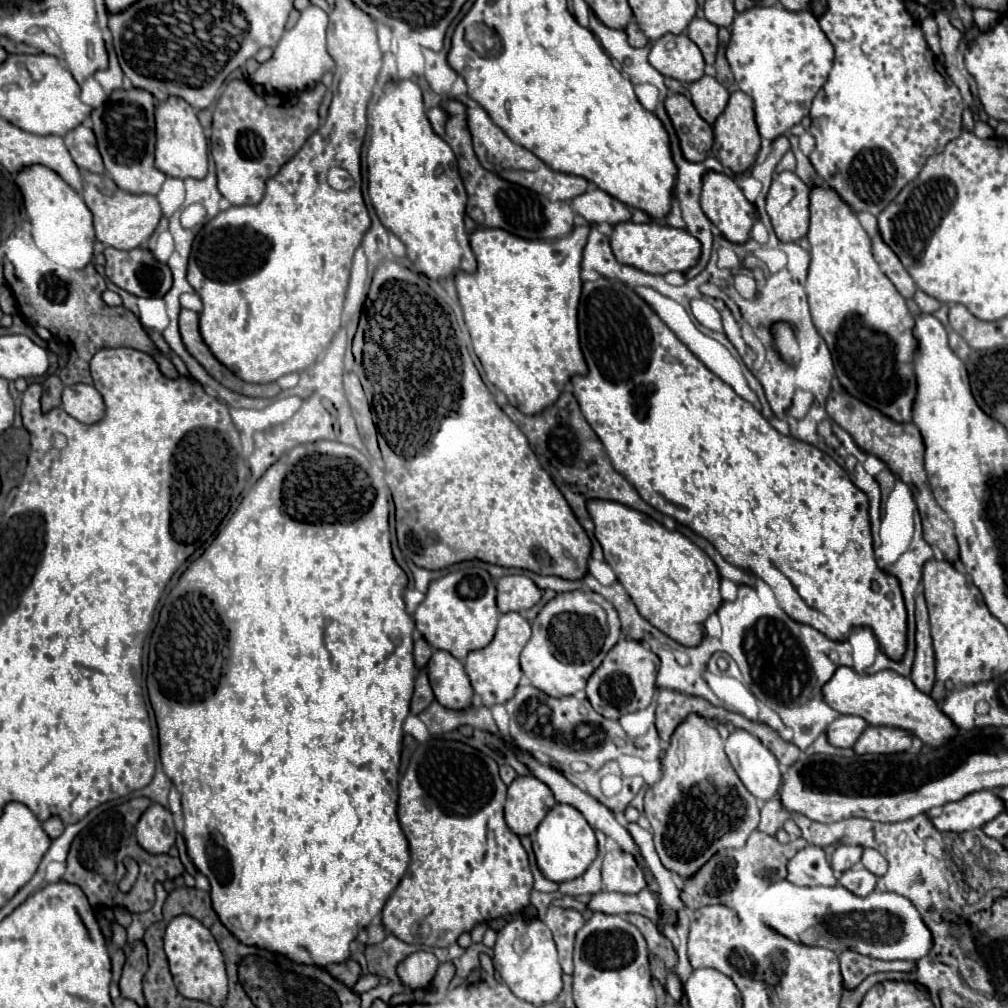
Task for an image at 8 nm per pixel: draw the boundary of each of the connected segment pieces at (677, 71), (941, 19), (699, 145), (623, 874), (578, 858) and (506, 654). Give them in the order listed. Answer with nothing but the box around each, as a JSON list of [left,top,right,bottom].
[[648,35,704,83],[934,13,962,57],[664,95,712,161],[602,849,646,895],[531,803,598,883],[464,613,531,707]]

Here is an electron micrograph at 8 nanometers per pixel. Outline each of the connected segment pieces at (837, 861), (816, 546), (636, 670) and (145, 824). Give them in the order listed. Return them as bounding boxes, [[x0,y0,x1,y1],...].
[[830,845,862,873],[572,277,906,659],[586,639,658,719],[136,803,176,853]]

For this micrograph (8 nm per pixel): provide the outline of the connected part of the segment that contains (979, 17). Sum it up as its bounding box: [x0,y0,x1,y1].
[972,9,998,31]

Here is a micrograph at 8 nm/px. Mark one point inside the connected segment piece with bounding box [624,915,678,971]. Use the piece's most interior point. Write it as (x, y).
(659, 945)

